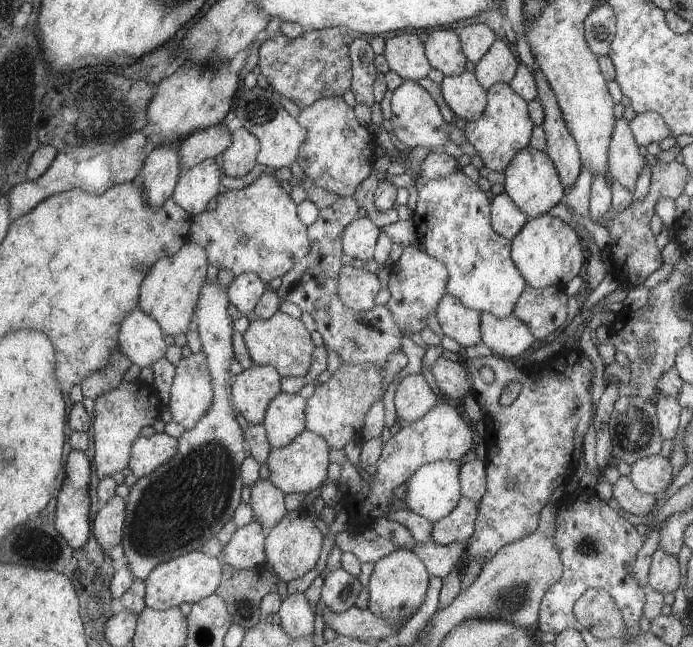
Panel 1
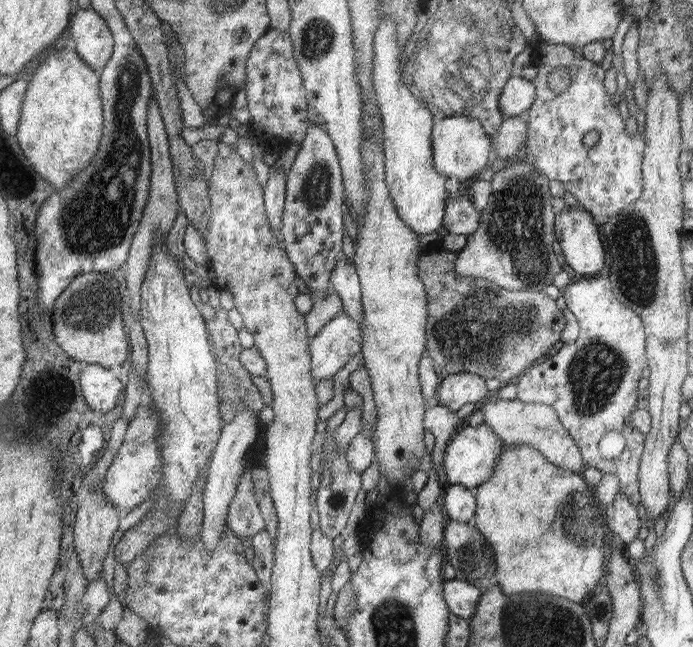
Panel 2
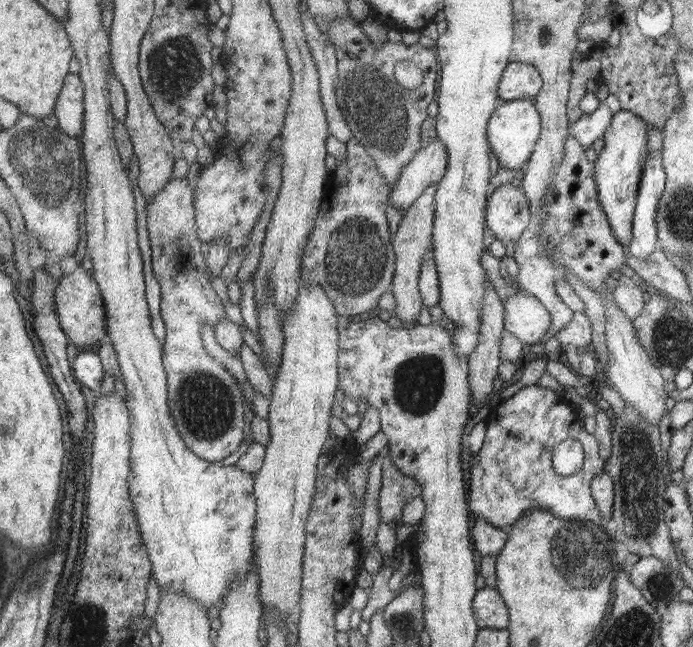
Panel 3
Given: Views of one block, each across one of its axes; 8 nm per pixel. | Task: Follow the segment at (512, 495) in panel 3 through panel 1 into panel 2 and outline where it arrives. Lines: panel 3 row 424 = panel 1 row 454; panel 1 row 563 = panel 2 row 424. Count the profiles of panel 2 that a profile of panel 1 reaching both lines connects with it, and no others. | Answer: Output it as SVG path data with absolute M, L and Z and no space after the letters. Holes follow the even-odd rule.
M483 422L478 427L465 423L446 442L441 465L443 468L442 480L448 482L450 485L461 484L462 486L476 490L492 478L494 468L496 467L496 460L500 458L500 454L502 454L505 446L502 443L502 439L486 423Z

